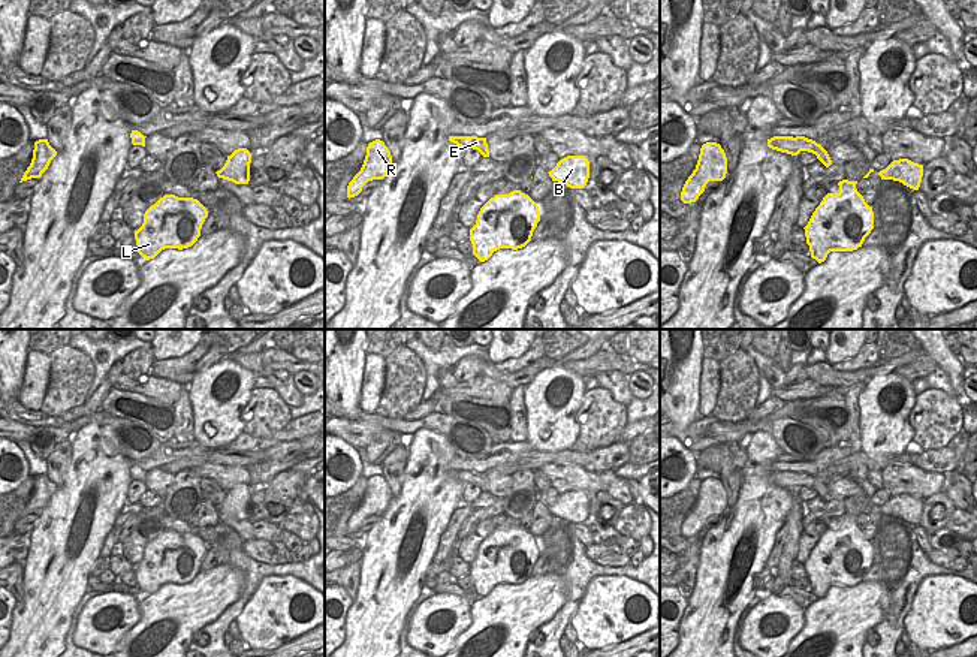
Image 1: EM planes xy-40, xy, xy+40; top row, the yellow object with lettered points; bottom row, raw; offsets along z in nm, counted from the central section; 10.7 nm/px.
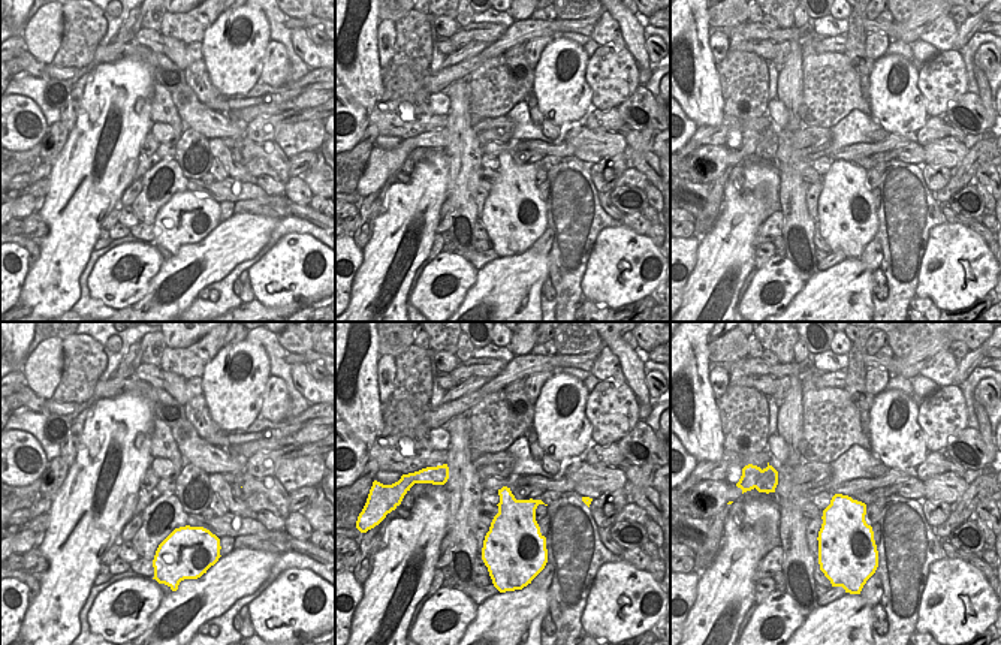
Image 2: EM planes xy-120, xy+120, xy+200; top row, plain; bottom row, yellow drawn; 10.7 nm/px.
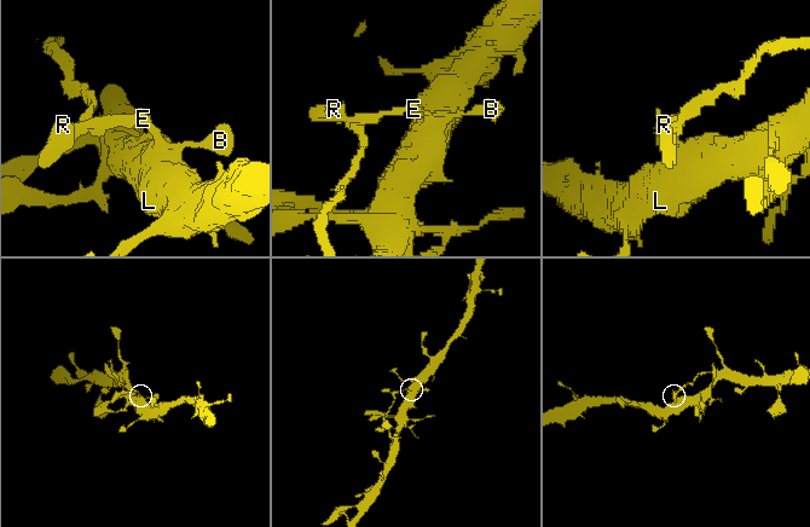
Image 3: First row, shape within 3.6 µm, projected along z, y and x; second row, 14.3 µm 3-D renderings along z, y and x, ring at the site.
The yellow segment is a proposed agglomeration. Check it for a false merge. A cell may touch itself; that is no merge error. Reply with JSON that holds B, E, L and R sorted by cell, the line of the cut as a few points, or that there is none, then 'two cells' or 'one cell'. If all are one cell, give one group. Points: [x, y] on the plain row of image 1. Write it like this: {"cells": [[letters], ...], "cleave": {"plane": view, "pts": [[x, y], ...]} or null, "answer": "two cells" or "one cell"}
{"cells": [["B", "E", "L"], ["R"]], "cleave": {"plane": "xy+40", "pts": [[796, 472], [796, 484], [799, 487]]}, "answer": "two cells"}

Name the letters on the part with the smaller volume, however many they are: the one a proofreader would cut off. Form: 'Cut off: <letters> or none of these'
Cut off: R

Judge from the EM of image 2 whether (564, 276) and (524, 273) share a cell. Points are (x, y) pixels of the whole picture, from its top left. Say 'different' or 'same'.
different

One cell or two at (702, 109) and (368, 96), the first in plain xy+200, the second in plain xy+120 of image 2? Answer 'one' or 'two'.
one

